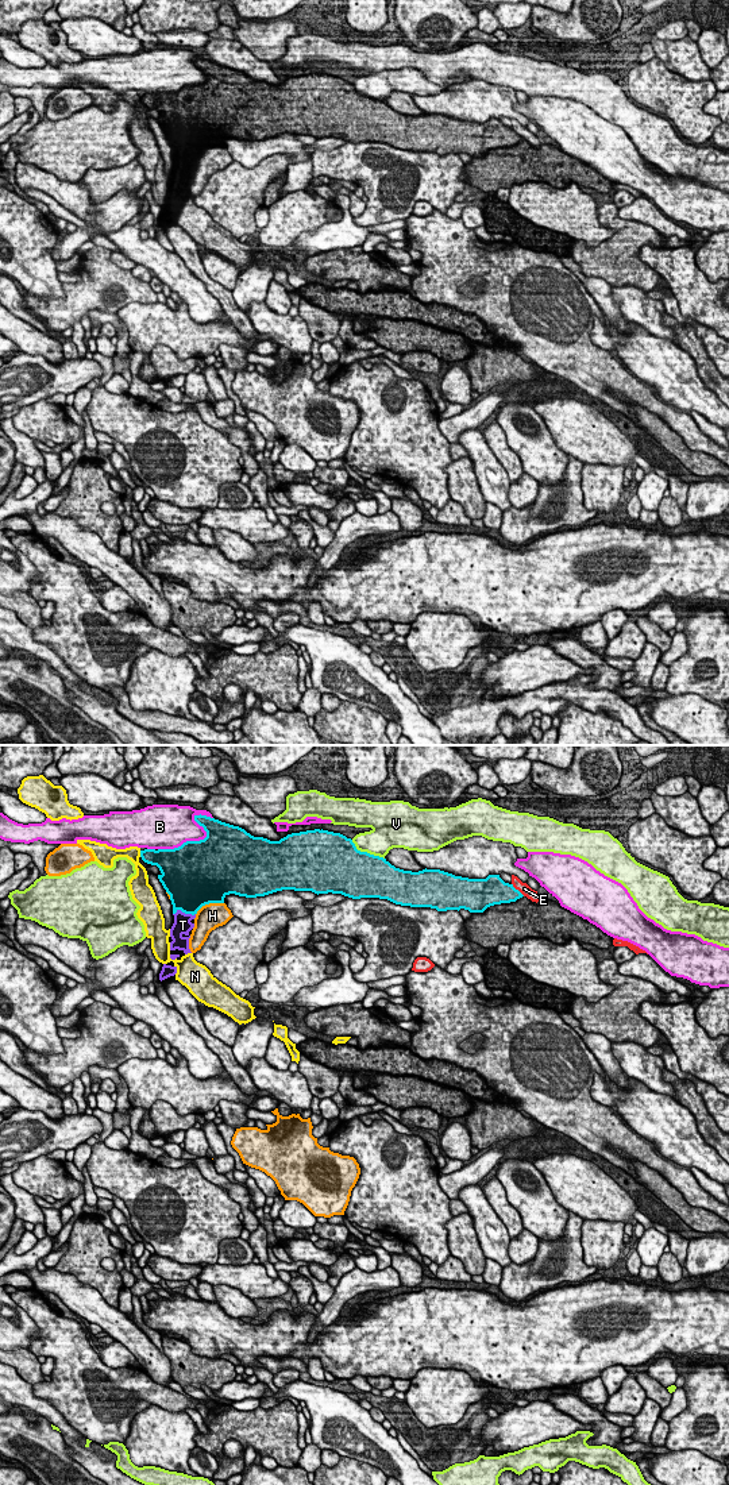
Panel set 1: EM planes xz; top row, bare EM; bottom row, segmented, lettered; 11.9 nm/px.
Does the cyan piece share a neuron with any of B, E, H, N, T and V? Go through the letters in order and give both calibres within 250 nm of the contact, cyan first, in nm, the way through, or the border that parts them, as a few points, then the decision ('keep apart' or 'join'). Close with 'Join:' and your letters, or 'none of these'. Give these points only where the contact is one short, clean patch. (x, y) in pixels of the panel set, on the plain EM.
B: 500/320 nm | keep apart
E: 300/140 nm | keep apart
H: 500/300 nm | keep apart
N: 220/170 nm | along xz (139, 95), (141, 100) | keep apart
T: 480/220 nm | join
V: 500/320 nm | keep apart
Join: T

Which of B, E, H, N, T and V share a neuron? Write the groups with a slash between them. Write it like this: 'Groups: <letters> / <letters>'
Groups: B / E / H / N / T / V

